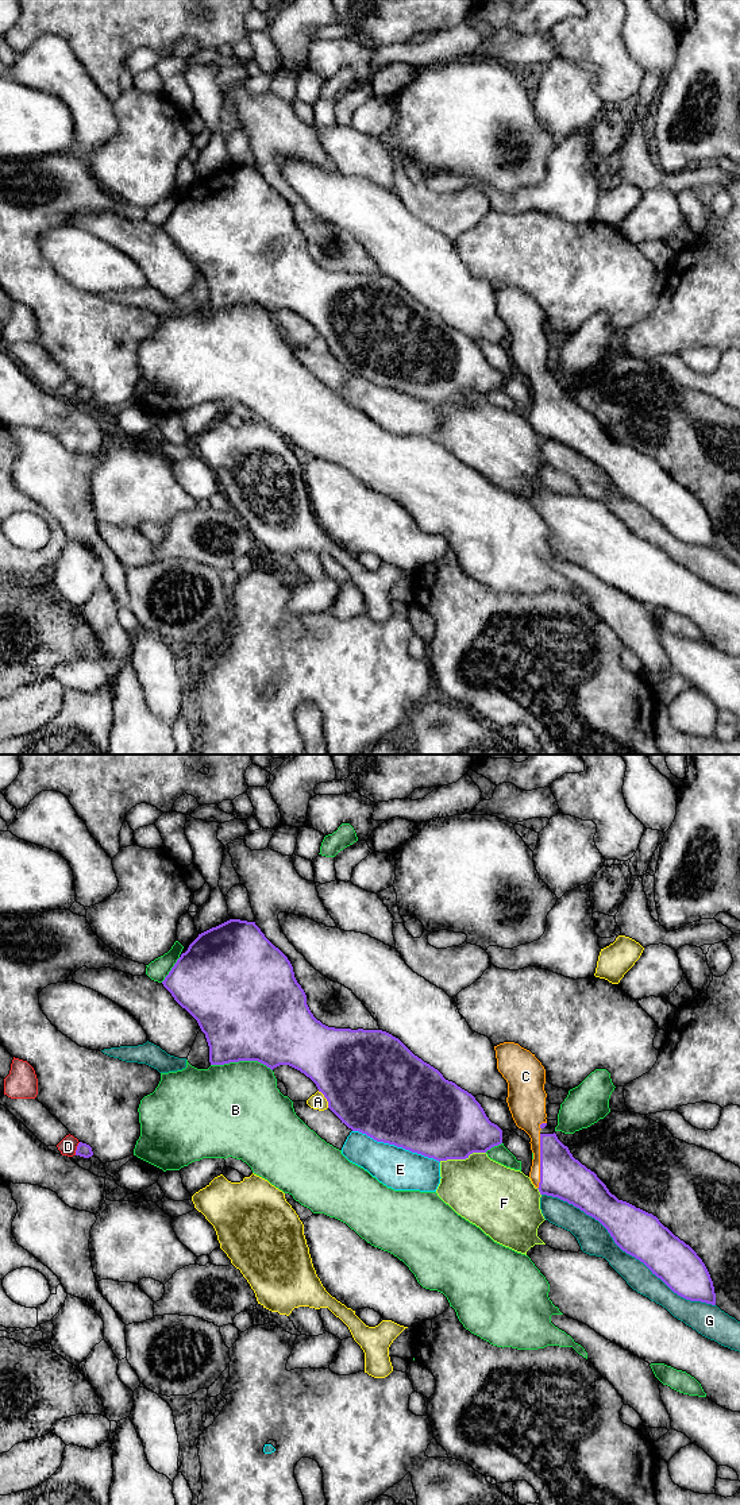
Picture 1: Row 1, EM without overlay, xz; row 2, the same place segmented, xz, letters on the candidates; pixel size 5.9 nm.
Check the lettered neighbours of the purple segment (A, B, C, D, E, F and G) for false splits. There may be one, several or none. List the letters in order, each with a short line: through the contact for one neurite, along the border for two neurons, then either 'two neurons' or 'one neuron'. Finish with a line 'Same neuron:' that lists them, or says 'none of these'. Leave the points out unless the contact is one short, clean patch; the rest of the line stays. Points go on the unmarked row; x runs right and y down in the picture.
A: two neurons
B: two neurons
C: one neuron
D: two neurons
E: two neurons
F: two neurons
G: two neurons
Same neuron: C

